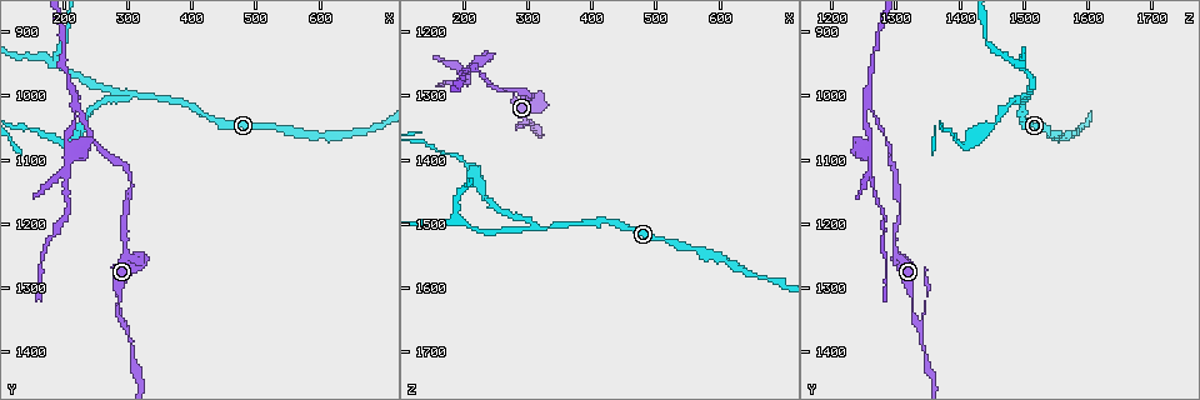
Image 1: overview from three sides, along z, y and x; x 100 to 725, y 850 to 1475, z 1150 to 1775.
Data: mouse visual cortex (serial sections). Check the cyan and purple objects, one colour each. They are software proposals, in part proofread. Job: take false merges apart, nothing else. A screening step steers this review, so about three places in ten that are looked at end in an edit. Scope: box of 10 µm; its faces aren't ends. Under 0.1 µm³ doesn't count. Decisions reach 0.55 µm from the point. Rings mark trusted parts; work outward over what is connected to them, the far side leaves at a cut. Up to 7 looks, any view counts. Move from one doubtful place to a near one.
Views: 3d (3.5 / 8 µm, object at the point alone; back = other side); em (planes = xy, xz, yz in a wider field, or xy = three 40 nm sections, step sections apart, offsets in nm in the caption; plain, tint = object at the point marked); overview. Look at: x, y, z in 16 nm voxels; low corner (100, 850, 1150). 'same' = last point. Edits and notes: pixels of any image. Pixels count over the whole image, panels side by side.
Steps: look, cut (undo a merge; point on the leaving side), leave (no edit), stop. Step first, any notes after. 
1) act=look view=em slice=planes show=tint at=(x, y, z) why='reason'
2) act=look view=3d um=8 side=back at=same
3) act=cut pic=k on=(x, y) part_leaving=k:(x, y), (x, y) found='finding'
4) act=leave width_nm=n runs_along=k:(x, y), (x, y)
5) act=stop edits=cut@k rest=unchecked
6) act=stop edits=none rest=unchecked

act=look view=3d um=8 at=(315, 1000, 1505) why='arms run side by side'

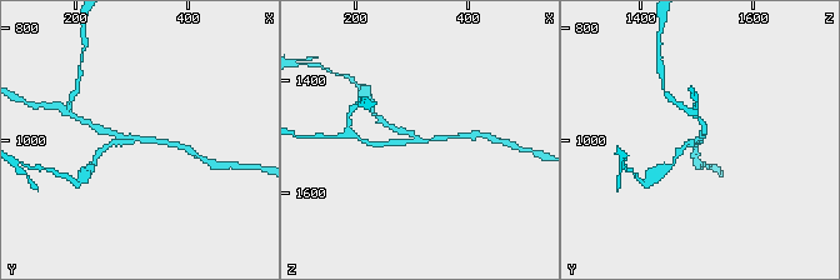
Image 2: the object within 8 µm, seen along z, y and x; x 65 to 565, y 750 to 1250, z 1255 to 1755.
act=look view=em slice=xy step=1 show=tint at=same arms=3 arm_widths_nm=150,150,200 why='now the EM'

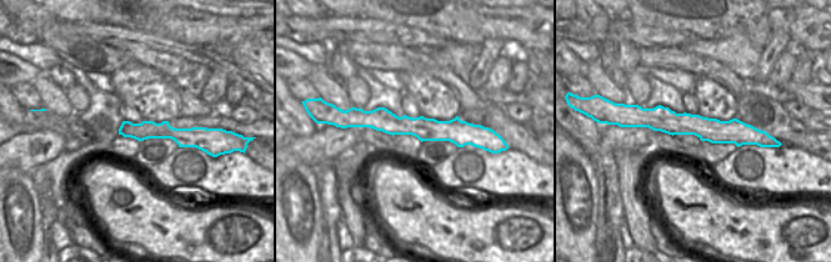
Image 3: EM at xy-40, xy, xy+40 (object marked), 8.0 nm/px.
act=cut pic=2 on=(119, 141) part_leaving=2:(138, 139), (109, 144), (95, 158) found='two cells meet here'

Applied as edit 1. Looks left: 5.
act=look view=3d um=3.5 at=(215, 1015, 1255) why='a fork'

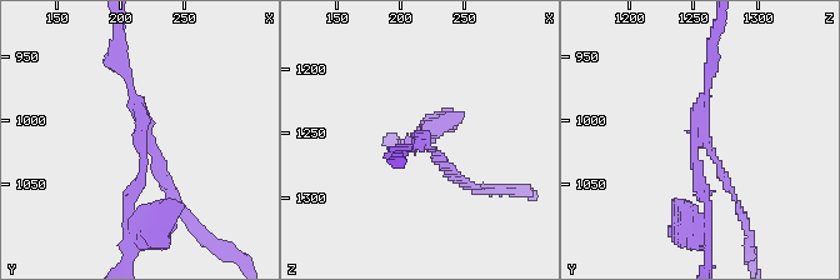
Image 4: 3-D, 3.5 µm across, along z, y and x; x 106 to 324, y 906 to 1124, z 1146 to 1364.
act=look view=em slice=xy step=1 show=tint at=(218, 1012, 1256) arms=3 arm_widths_nm=100,150,150

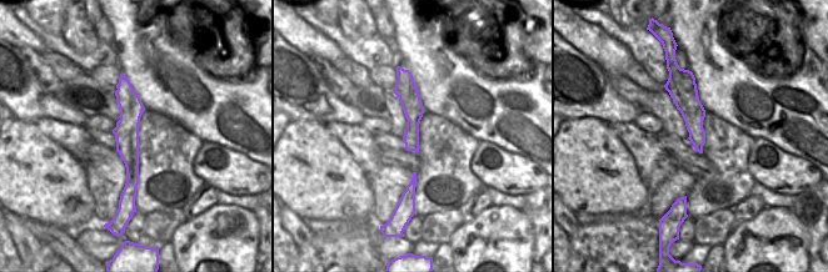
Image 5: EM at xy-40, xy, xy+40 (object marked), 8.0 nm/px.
act=cut pic=4 on=(698, 184) part_leaving=4:(701, 138), (695, 169), (708, 206), (708, 260) found='two cells meet here'

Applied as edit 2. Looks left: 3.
act=look view=3d um=8 at=(190, 950, 1490) why='arms part here'

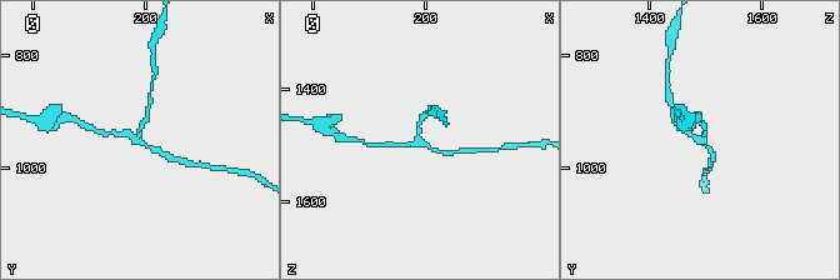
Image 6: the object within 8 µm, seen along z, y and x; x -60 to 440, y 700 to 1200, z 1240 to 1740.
act=look view=3d um=3.5 side=back at=same

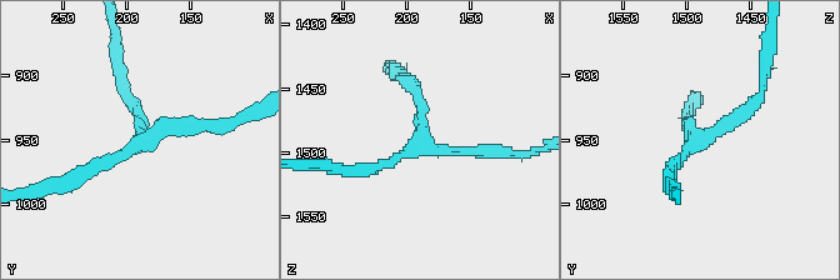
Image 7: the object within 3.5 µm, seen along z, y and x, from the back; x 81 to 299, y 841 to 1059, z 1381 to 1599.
act=leave arms=3 arm_widths_nm=150,150,200 runs_along=7:(669, 179), (675, 159), (761, 90) found='continuous, no second cell'

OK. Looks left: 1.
act=stop edits=cut@2,cut@4 rest=unchecked

